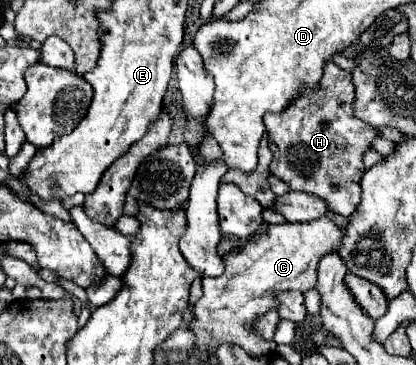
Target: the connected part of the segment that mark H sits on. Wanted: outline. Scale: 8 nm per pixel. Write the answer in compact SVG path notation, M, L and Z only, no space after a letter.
M328 62L318 88L310 96L294 100L280 114L264 116L270 150L274 154L270 172L294 192L310 192L324 198L329 210L342 216L350 216L360 203L362 158L378 138L378 130L354 116L354 96L352 74Z

